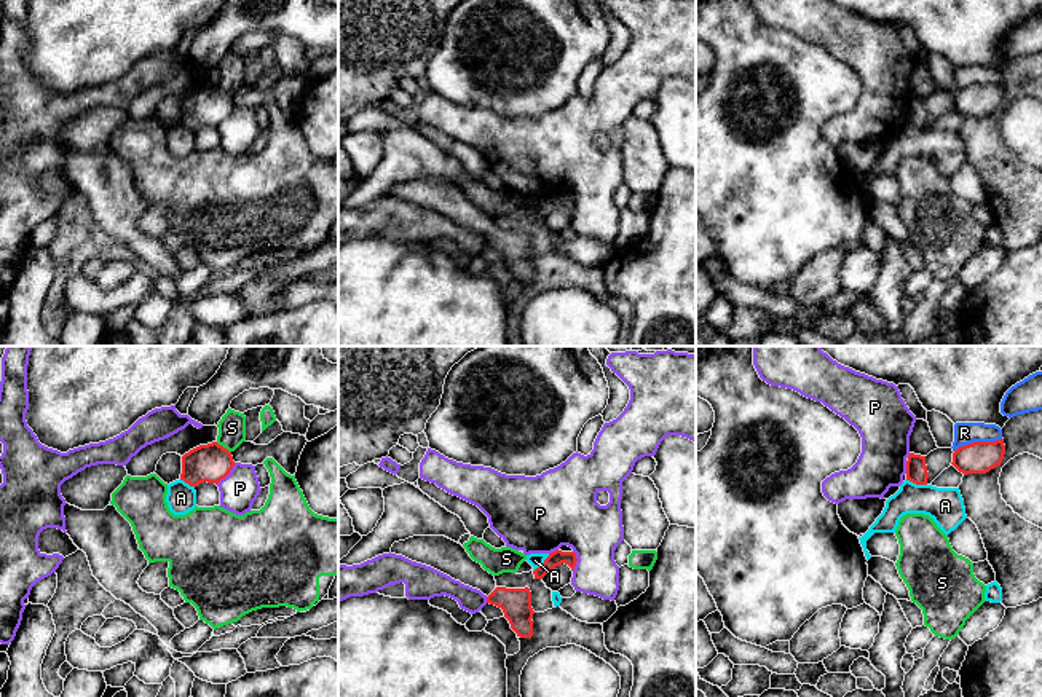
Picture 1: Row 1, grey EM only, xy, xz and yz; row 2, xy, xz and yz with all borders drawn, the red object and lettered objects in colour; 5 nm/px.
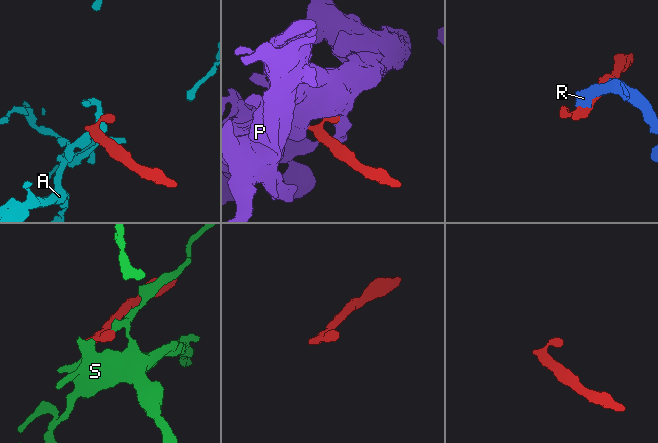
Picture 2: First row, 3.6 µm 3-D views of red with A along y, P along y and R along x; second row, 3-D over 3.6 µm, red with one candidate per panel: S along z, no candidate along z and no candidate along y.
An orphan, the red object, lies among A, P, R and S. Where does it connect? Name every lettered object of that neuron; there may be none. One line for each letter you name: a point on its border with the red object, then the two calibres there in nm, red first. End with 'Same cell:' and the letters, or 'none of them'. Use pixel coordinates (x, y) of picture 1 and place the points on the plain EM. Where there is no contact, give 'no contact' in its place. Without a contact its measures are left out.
Same cell: none of them

